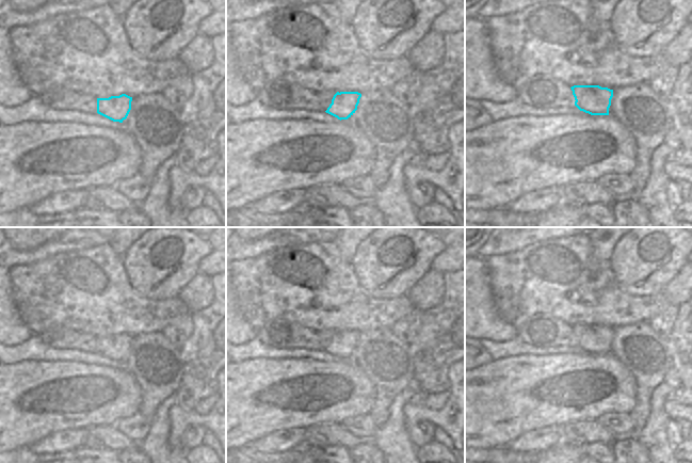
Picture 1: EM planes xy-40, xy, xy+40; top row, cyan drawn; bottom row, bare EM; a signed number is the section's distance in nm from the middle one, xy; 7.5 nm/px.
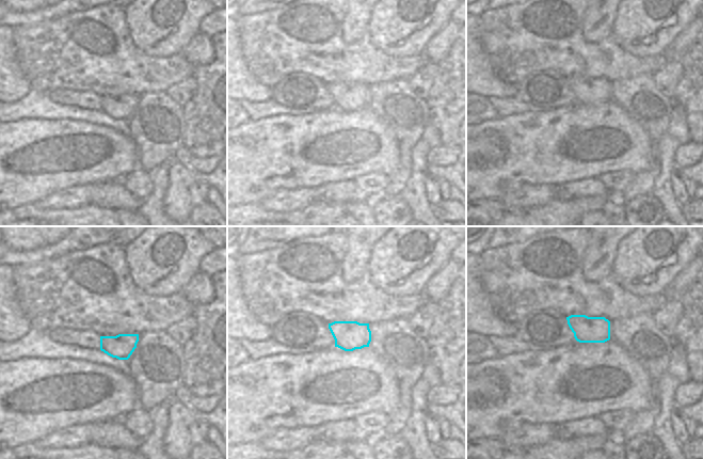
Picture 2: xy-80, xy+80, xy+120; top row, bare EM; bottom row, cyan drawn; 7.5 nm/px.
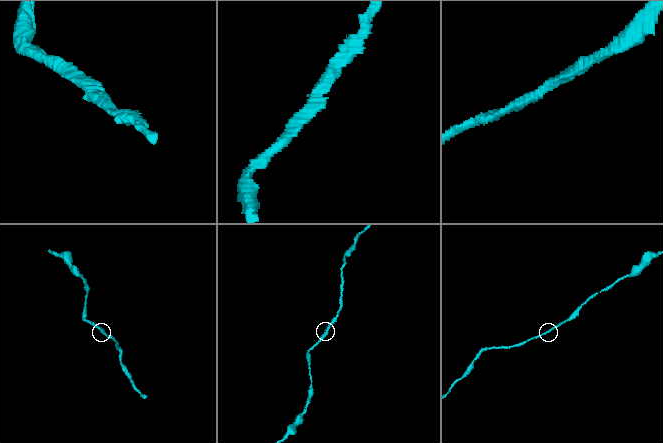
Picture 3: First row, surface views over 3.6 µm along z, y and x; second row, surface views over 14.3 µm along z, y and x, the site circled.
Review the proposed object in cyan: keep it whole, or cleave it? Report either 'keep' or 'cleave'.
keep

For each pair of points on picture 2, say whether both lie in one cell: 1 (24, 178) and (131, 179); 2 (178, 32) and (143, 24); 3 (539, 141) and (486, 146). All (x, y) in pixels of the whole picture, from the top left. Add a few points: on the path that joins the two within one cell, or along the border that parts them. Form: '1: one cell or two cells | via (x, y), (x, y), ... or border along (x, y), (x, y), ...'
1: two cells | border along (138, 167), (120, 180)
2: one cell | via (170, 29), (163, 29), (152, 24)
3: one cell | via (526, 141), (509, 141), (502, 135), (499, 135)

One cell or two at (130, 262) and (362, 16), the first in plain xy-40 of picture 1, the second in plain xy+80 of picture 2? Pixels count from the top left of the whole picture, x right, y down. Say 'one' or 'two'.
two

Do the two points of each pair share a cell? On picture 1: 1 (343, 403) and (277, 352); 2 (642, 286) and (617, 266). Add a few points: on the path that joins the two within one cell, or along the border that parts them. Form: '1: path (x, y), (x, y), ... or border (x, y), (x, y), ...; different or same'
1: border (258, 357), (309, 357); different
2: path (636, 280), (624, 268); same

